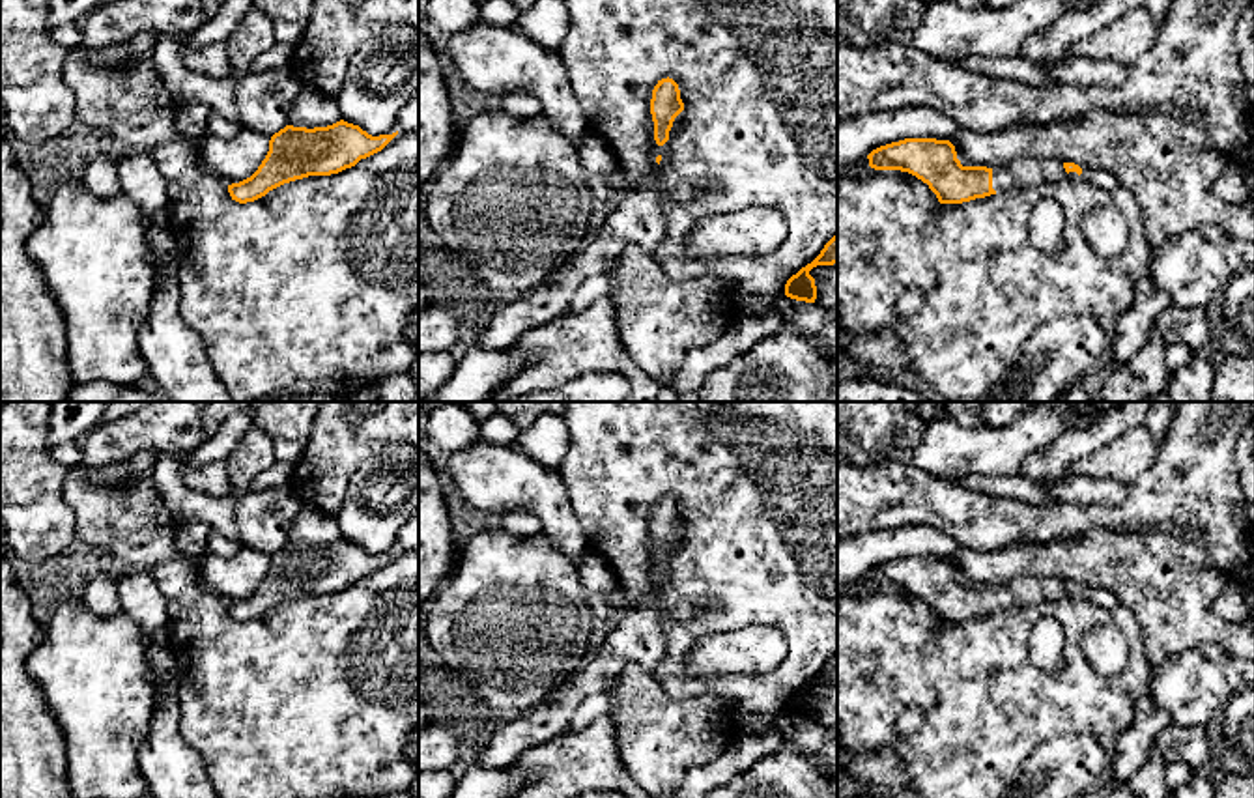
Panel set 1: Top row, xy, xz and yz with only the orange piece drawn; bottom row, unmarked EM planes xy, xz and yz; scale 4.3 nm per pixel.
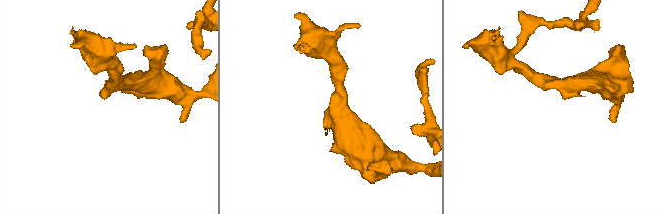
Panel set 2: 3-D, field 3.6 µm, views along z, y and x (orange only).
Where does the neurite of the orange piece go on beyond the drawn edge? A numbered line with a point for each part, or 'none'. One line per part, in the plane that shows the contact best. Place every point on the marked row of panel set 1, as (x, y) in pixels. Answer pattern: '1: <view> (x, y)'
1: yz (1021, 172)

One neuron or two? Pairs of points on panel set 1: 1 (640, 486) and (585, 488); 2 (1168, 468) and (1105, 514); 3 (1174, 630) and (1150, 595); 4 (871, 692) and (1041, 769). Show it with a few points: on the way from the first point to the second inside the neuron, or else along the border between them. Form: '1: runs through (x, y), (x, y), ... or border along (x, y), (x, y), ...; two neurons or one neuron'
1: runs through (626, 486), (598, 488); one neuron
2: runs through (1154, 484), (1122, 514); one neuron
3: runs through (1174, 621), (1159, 604); one neuron
4: border along (1062, 735), (1045, 739), (1028, 755), (1015, 778); two neurons

